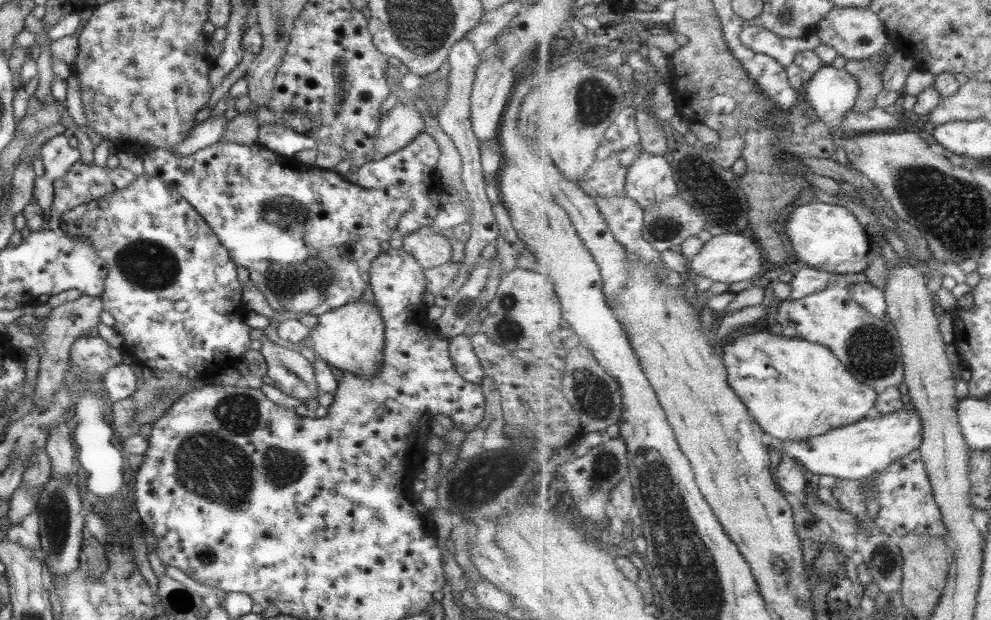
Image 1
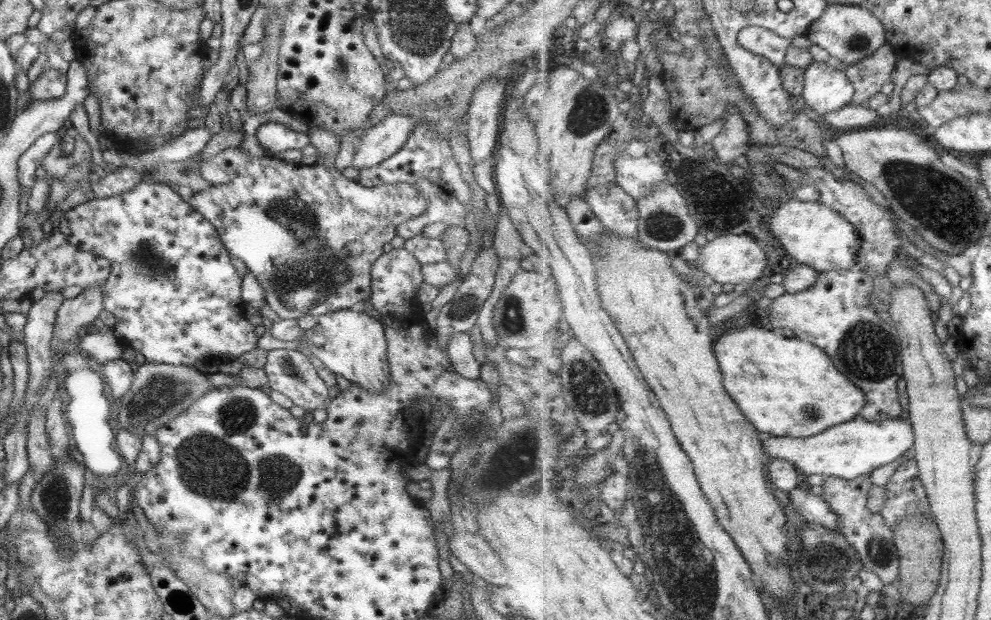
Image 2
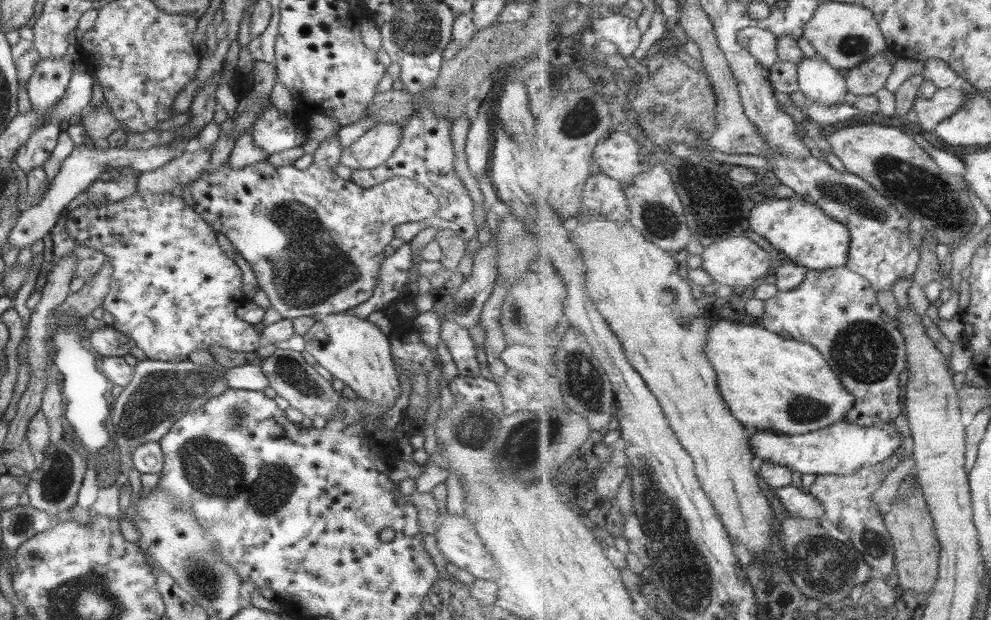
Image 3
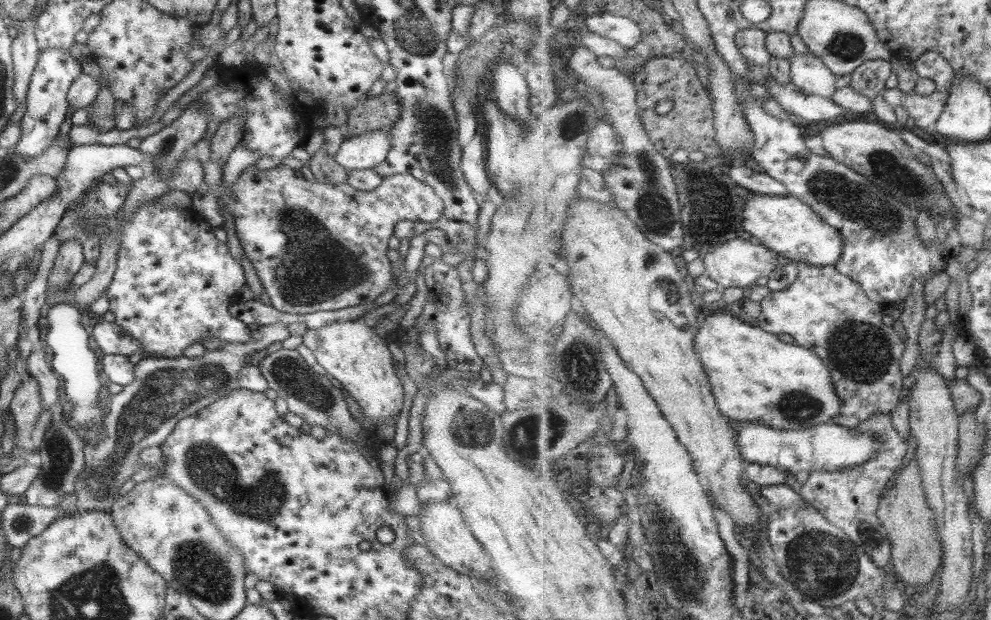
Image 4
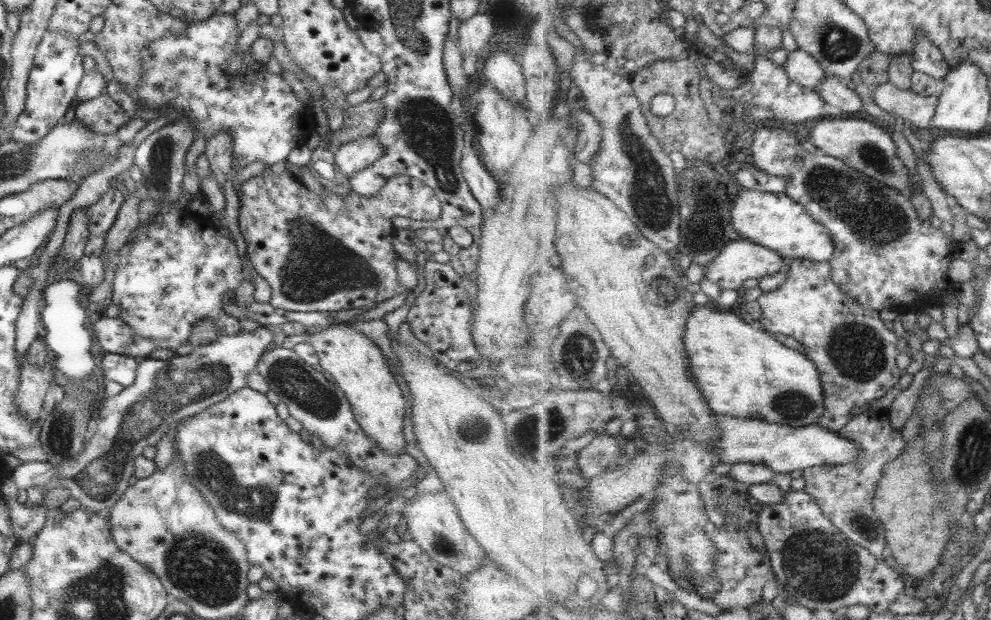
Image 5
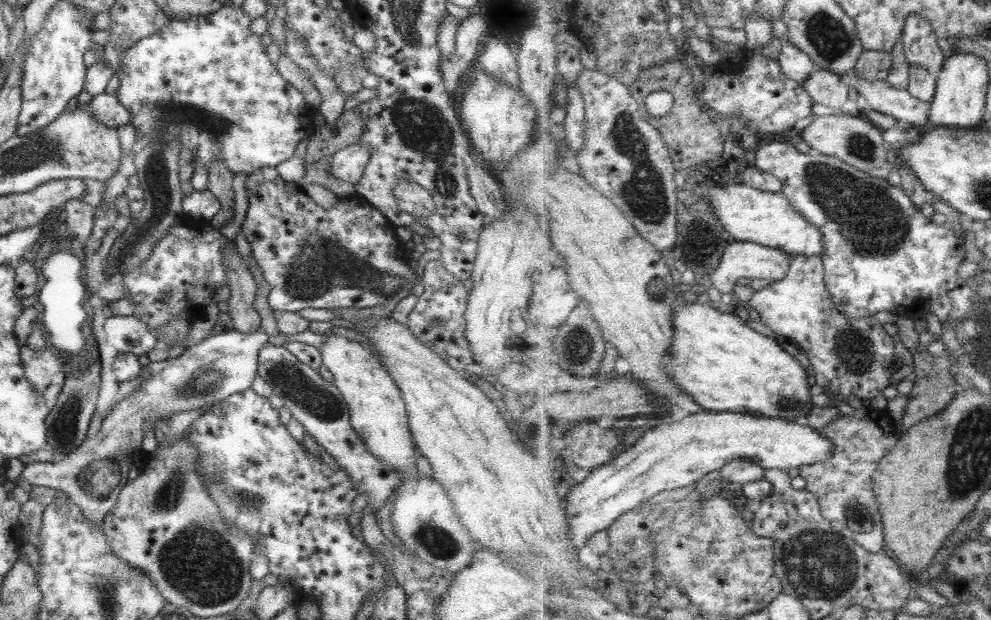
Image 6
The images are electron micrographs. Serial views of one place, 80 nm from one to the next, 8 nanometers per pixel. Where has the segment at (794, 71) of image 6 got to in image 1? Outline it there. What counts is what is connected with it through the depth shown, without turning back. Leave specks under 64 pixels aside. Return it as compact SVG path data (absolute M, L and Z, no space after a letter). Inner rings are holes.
M825 65L811 75L811 80L808 82L805 93L813 105L815 112L831 128L840 127L844 131L844 128L842 128L842 120L849 111L854 109L860 90L859 81L852 74L849 74L845 67L839 69Z

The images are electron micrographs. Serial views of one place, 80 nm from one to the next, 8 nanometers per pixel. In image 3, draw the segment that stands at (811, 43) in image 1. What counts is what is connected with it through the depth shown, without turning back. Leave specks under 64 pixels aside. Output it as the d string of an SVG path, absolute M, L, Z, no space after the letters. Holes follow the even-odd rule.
M750 26L738 32L738 43L750 52L759 66L773 66L779 61L777 34L770 30Z

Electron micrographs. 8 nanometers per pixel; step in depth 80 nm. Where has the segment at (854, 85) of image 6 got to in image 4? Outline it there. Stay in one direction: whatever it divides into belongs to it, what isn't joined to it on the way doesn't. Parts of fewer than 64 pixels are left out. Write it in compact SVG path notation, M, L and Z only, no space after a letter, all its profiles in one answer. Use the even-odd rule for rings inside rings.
M899 87L883 90L881 95L884 101L893 109L904 106L909 116L915 120L917 128L934 129L936 122L940 119L948 106L949 89L938 90L931 96L923 96L916 90L904 93Z

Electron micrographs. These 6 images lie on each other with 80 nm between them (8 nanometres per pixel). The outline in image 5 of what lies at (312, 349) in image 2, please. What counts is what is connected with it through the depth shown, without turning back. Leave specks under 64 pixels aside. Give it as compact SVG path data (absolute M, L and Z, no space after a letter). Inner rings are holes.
M337 324L331 328L308 335L307 343L313 347L322 370L328 372L335 384L342 390L351 407L353 418L358 427L377 445L377 448L388 455L397 457L404 452L403 417L405 400L401 388L389 372L386 360L368 338L359 330Z

